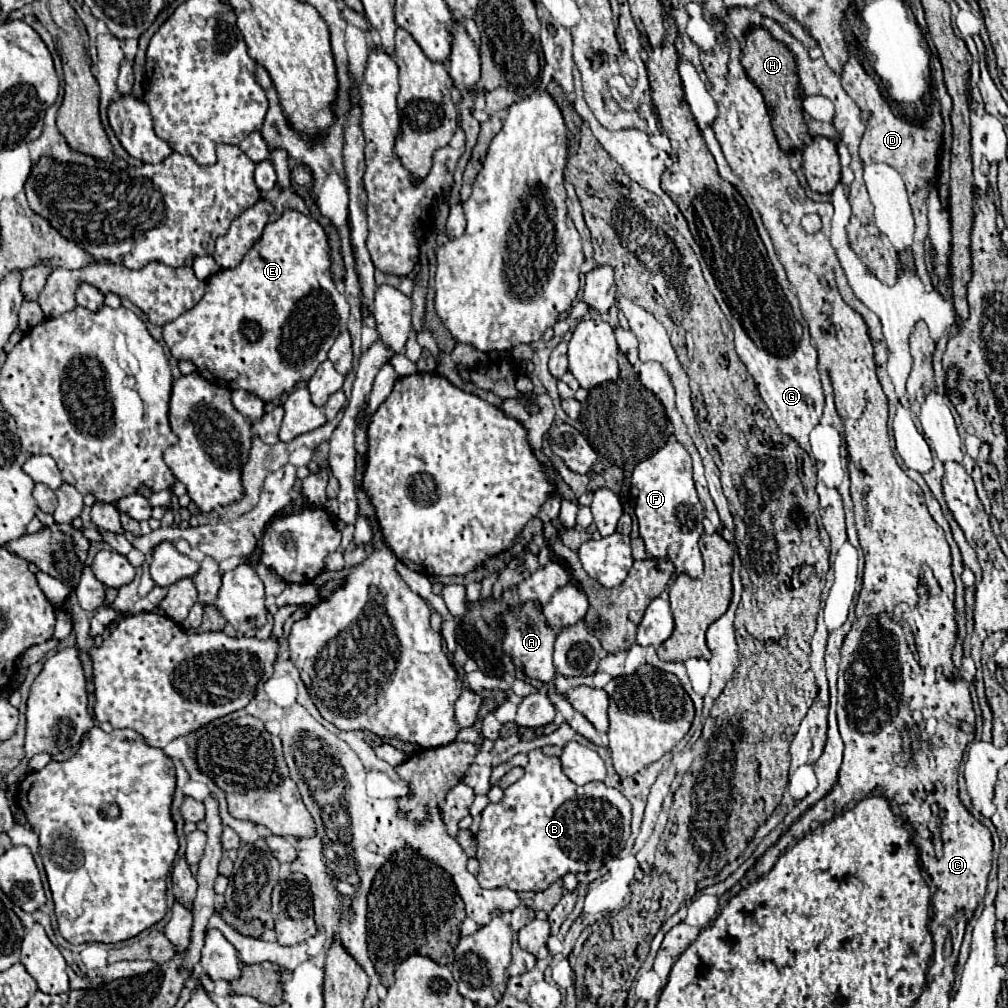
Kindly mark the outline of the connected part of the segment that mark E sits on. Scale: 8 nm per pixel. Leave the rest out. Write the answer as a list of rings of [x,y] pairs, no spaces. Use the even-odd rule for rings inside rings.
[[[285,210],[275,222],[265,226],[263,236],[239,266],[219,270],[207,278],[205,296],[191,310],[165,324],[163,340],[175,360],[191,360],[205,380],[229,390],[253,392],[263,402],[269,402],[315,374],[317,366],[327,360],[331,342],[347,328],[347,318],[347,298],[337,292],[331,278],[327,234],[315,218],[297,210]]]

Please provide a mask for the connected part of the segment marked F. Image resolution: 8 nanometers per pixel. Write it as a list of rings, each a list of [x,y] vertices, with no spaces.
[[[667,442],[657,454],[639,462],[631,474],[631,498],[635,516],[639,522],[639,538],[645,542],[645,550],[651,560],[669,560],[675,566],[675,576],[687,574],[691,578],[699,578],[703,574],[703,558],[699,552],[699,538],[703,534],[703,508],[697,498],[691,458],[687,450],[679,442]]]

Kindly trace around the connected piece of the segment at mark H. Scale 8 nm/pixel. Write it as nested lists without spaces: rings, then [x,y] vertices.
[[[751,26],[745,34],[745,48],[743,48],[741,64],[745,72],[749,74],[749,78],[757,84],[757,88],[765,96],[767,110],[773,120],[773,130],[775,130],[781,150],[785,152],[801,150],[803,140],[807,136],[807,124],[803,118],[803,90],[799,86],[795,54],[783,42],[775,40],[767,28]]]

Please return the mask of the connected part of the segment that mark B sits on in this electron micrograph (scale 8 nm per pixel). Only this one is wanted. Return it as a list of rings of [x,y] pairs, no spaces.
[[[533,750],[527,754],[529,764],[525,766],[525,776],[519,778],[505,790],[505,796],[497,804],[489,804],[483,810],[477,840],[477,860],[481,870],[477,874],[477,882],[481,888],[511,888],[515,892],[521,890],[547,890],[555,880],[565,874],[591,872],[605,866],[609,858],[615,858],[631,834],[631,804],[629,800],[615,788],[603,782],[589,782],[585,786],[573,784],[565,772],[561,770],[561,760],[555,756],[545,756],[541,750]]]

